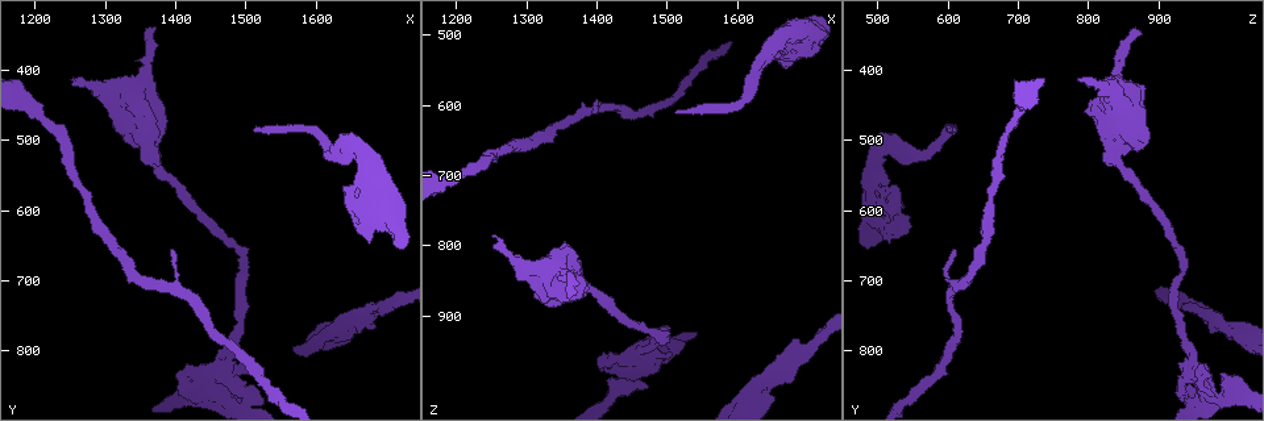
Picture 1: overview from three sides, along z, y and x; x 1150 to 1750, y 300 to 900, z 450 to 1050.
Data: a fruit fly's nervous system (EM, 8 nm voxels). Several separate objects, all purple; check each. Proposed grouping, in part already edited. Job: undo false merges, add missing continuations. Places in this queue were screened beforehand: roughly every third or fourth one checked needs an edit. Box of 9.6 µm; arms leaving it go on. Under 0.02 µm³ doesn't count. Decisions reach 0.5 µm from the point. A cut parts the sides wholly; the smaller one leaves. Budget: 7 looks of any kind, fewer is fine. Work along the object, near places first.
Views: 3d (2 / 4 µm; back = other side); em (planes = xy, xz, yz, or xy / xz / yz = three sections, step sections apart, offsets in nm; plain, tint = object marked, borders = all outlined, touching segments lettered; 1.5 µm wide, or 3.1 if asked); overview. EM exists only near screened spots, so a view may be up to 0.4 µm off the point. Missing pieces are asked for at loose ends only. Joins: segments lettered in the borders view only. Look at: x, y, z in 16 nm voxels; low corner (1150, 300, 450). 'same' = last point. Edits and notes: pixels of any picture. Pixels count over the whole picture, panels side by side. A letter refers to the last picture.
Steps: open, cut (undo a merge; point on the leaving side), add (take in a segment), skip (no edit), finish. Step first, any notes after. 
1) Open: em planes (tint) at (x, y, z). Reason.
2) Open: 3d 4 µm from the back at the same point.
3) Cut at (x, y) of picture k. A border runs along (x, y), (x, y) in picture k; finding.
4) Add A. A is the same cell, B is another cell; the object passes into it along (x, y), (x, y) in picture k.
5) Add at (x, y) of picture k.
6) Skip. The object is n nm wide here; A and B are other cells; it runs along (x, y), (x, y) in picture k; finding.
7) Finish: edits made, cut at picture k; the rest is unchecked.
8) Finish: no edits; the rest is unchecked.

Open: 3d 4 µm at (1480, 790, 945). Calibre changes.

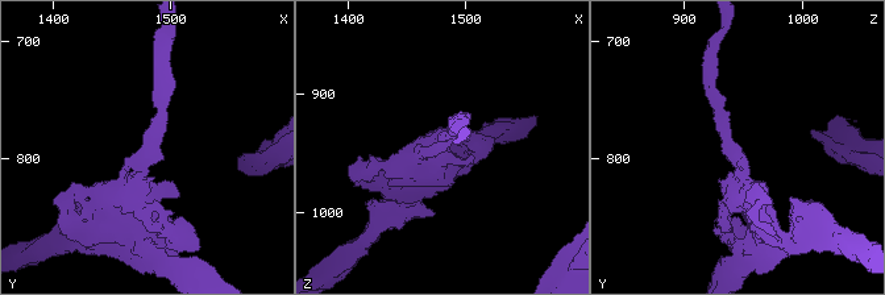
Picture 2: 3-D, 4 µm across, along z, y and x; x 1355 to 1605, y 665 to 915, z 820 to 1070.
Open: em xz step 4 (tint) at (1482, 796, 942).

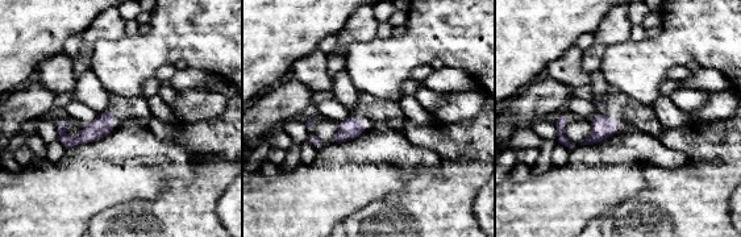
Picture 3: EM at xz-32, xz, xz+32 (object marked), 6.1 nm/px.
Open: em planes (borders) at the same point.

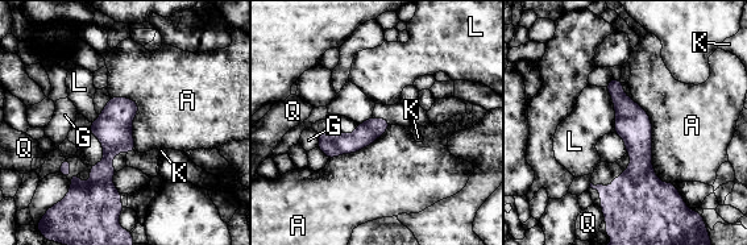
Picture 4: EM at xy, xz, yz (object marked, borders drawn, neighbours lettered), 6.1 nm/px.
Skip. A, G, K, L and Q are other cells; a border runs along (633, 98), (675, 185) in picture 4; continuous, no second cell.

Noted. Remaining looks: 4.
Open: em planes (borders) at (1655, 505, 510). Abrupt turn.

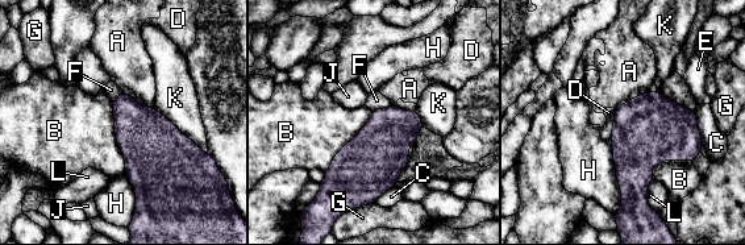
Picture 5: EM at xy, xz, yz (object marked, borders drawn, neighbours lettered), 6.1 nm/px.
Skip. A, B, C, D, E, F, G, H, J, K and L are other cells; a border runs along (111, 102), (125, 173) in picture 5; continuous, no second cell.

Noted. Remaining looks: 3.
Open: 3d 4 µm at (1510, 485, 615). Tapers out.

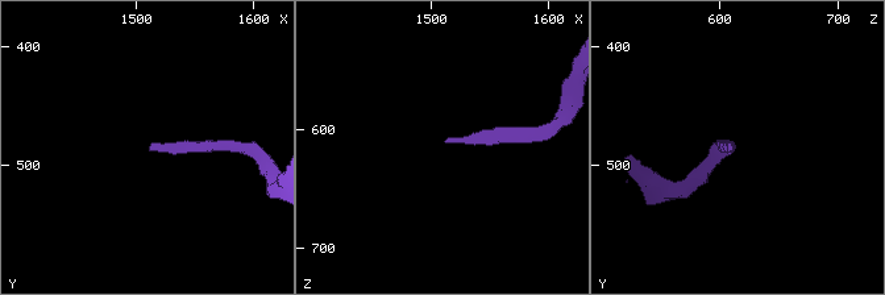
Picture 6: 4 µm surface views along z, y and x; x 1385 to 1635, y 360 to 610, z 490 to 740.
Open: em xy step 4 (borders) at (1514, 490, 610).

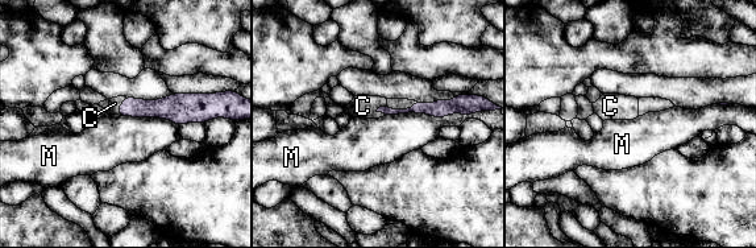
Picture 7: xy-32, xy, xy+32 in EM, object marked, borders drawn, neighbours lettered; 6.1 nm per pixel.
Open: em planes (borders) at the same point. Another direction.

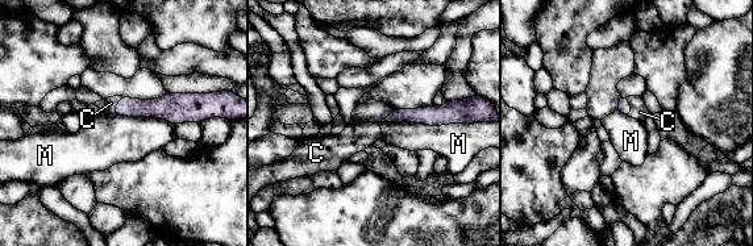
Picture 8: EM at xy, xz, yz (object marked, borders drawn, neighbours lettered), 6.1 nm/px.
Add C. The longest contact is with M, 550 nm; C is the same cell, M is another cell; the cell continues.

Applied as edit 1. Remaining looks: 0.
Finish: edits made, add at picture 8; the rest is unchecked.

